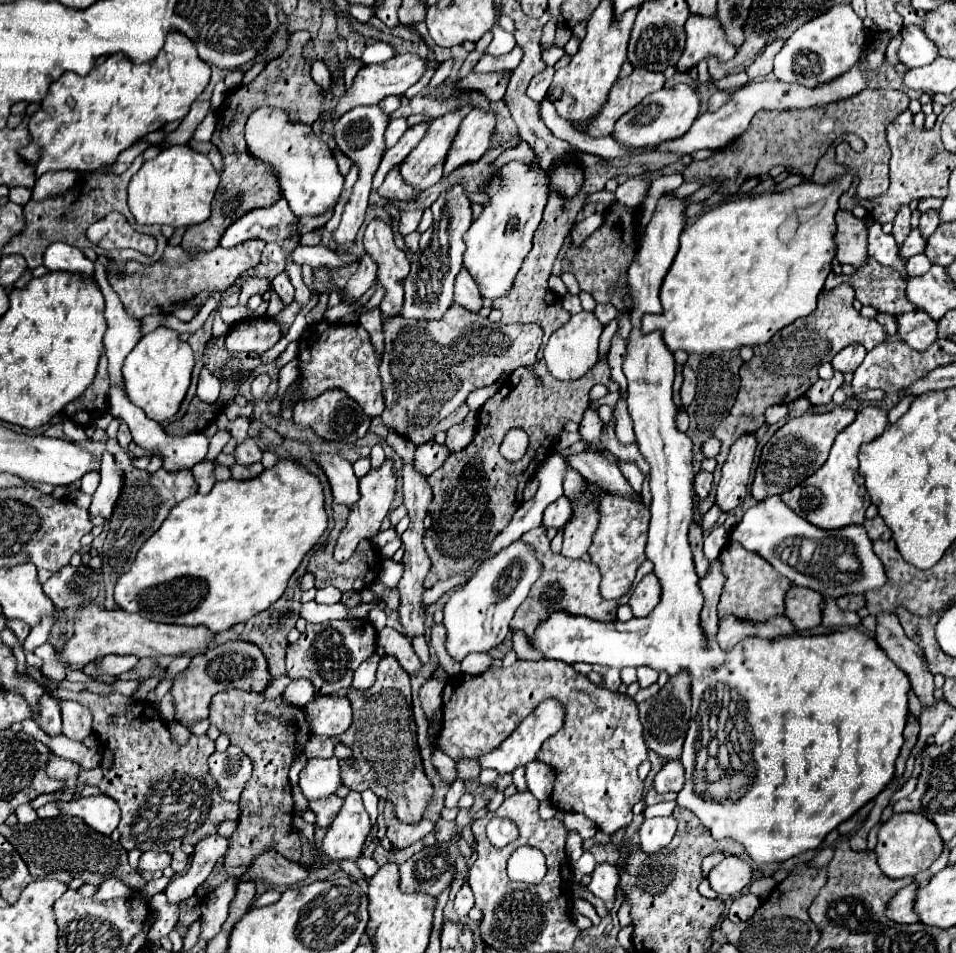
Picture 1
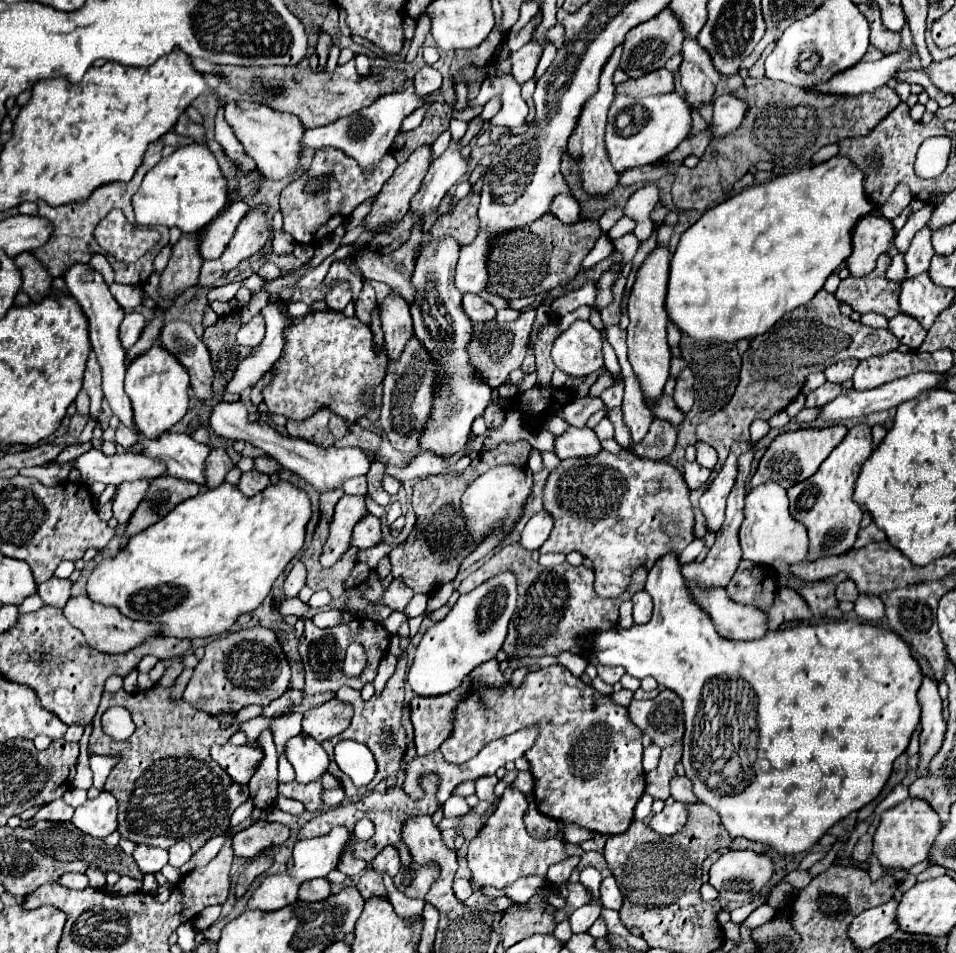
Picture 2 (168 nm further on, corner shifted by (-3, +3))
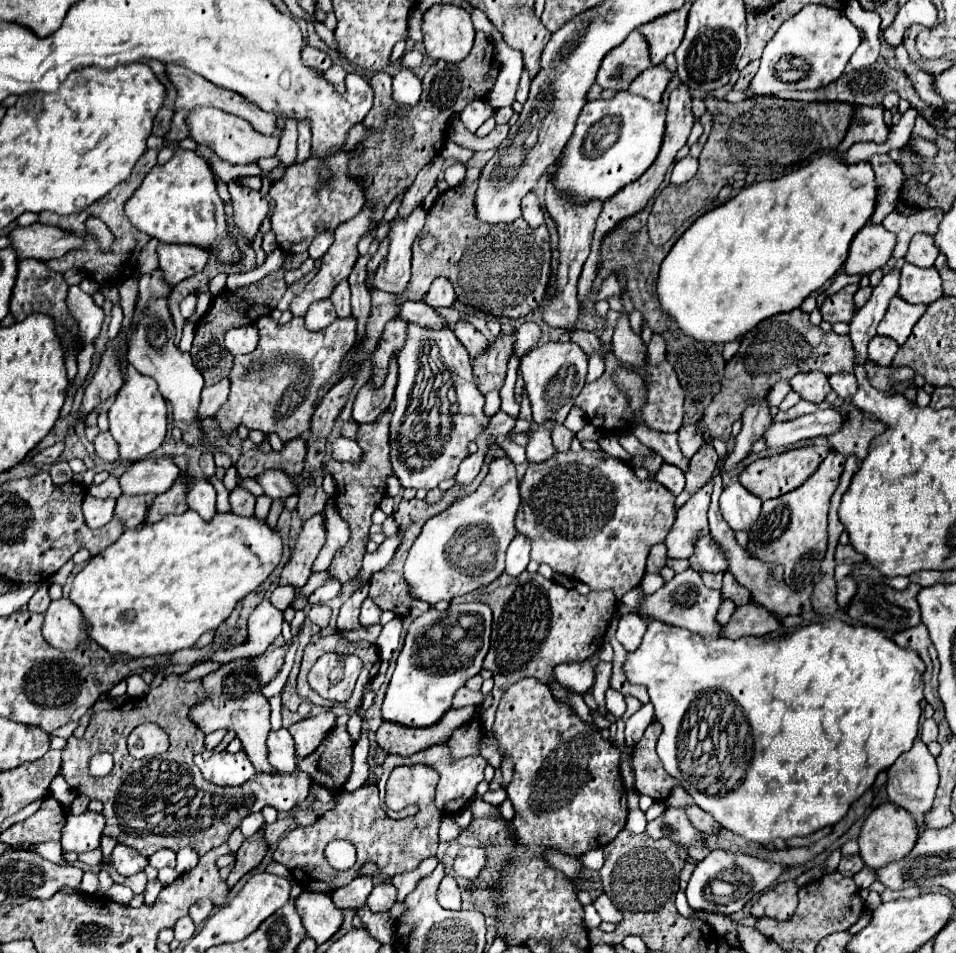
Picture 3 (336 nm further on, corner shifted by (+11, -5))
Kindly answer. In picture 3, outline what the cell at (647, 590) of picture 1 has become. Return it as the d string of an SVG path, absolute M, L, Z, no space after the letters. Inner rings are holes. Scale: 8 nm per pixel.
M624 614L620 618L616 638L626 652L634 652L640 646L640 640L648 628L648 622L636 614Z

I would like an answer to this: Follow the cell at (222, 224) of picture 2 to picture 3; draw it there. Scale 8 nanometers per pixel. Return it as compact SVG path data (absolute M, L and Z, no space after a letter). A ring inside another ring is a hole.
M158 244L158 268L164 274L164 282L176 286L178 282L200 272L208 262L208 250L198 246L180 246L180 244Z

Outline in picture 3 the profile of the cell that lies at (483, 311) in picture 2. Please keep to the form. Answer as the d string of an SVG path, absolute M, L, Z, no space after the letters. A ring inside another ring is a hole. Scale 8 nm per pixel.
M468 322L454 324L454 336L468 350L470 358L480 356L480 352L484 352L484 348L488 348L488 340L472 324L468 324Z

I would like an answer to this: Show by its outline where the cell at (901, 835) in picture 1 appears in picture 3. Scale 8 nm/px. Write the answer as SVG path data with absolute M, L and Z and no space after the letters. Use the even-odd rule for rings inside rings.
M890 802L880 804L878 808L874 808L868 814L868 818L866 818L864 826L862 826L862 832L858 836L860 856L862 856L864 864L868 868L882 868L882 866L886 866L890 862L902 860L918 840L918 826L912 820L914 818L908 812L904 812L904 808L900 808L896 804L890 804Z

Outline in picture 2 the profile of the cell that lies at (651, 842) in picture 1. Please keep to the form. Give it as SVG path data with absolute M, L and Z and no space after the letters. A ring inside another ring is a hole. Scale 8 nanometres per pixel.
M674 802L672 806L664 806L660 814L654 814L648 826L662 836L670 836L682 830L684 822L686 822L686 808L682 802Z

